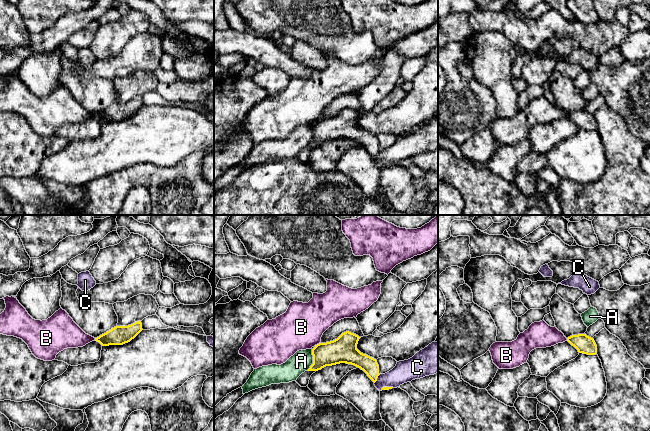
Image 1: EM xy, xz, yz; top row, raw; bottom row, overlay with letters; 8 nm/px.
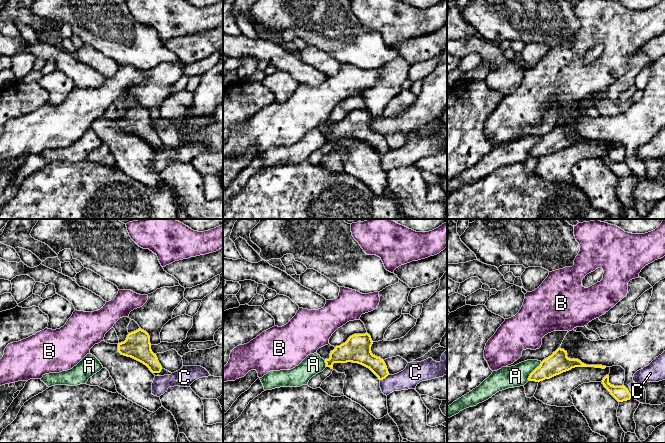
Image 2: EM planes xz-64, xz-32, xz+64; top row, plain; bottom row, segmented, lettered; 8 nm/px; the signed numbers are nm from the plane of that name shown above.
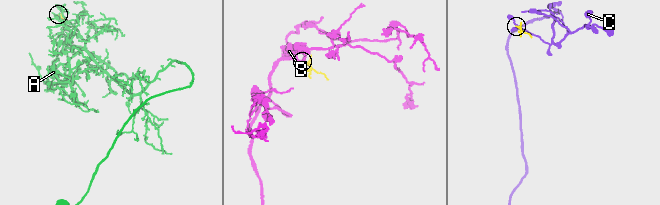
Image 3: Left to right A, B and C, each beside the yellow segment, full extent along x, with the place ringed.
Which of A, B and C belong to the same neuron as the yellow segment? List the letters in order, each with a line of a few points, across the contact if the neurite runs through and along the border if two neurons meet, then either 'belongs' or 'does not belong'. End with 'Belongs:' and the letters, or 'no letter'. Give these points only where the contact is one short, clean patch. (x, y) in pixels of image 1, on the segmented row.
A: line xz (312, 349), (312, 364), (306, 370); does not belong
B: line xz (320, 342), (314, 345); does not belong
C: line xz (380, 374), (374, 383); does not belong
Belongs: no letter

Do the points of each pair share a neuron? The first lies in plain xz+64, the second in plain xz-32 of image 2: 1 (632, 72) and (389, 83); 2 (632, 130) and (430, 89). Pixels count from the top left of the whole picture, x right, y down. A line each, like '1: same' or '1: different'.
1: same
2: same

